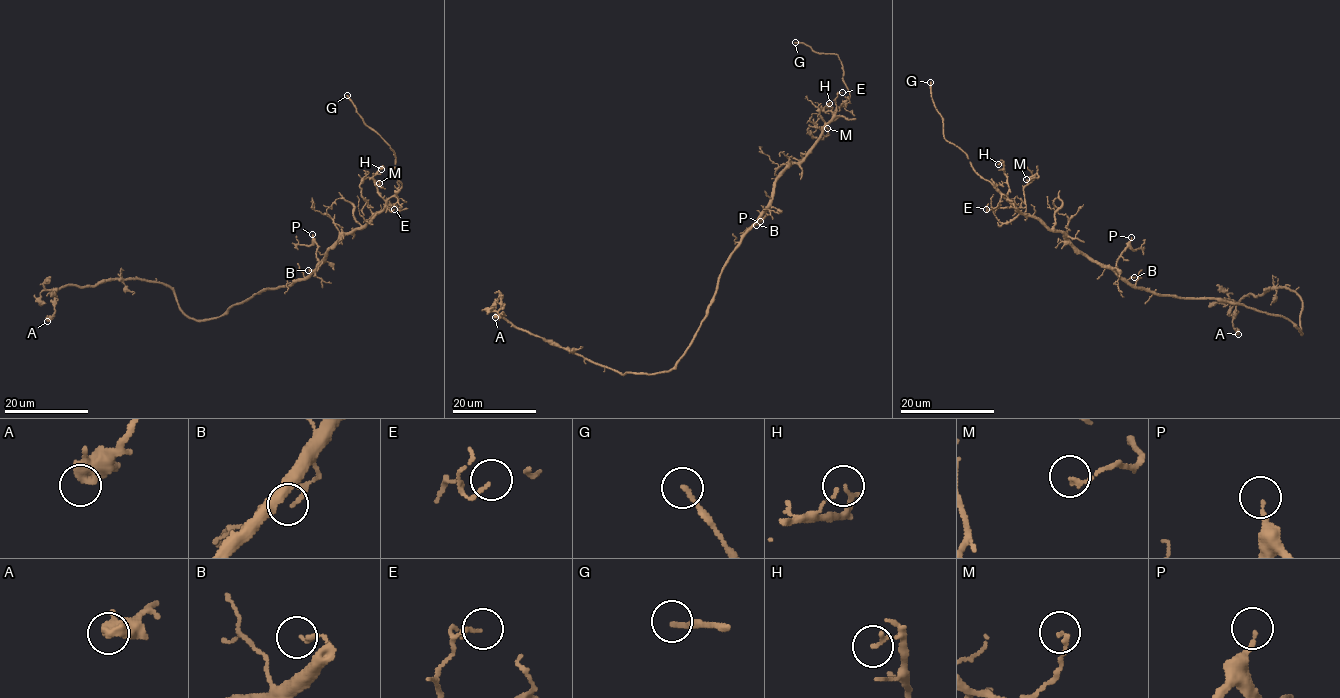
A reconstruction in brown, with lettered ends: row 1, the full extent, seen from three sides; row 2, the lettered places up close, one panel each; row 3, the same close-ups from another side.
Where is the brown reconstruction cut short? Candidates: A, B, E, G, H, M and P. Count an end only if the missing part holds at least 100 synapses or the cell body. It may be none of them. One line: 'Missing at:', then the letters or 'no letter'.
Missing at: G

